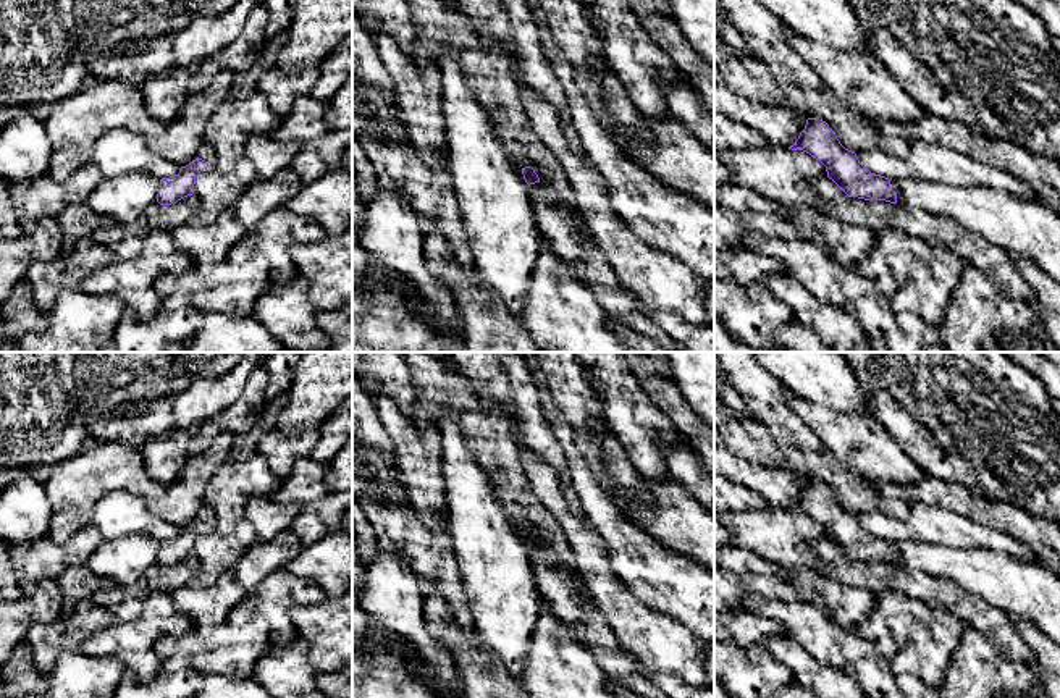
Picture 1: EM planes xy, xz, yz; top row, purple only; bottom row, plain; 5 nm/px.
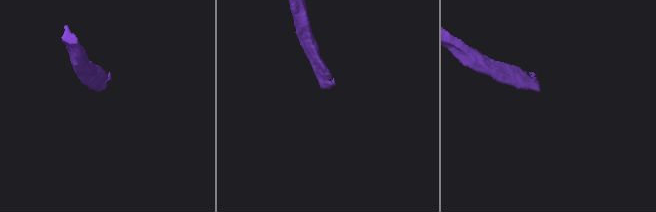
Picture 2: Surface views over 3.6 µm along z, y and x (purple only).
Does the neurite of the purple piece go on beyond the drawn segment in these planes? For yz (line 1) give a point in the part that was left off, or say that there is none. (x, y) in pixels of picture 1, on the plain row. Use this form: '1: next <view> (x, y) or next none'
1: next none

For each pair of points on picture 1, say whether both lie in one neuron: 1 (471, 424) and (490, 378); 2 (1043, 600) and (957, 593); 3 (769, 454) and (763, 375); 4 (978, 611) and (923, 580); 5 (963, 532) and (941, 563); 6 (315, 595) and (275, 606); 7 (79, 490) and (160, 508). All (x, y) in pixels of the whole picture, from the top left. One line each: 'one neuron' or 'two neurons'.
1: two neurons
2: two neurons
3: two neurons
4: one neuron
5: two neurons
6: one neuron
7: two neurons

